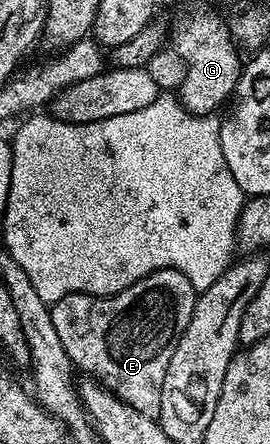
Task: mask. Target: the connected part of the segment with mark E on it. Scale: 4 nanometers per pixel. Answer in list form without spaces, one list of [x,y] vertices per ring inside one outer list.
[[[157,270],[136,284],[124,288],[119,294],[109,294],[107,298],[97,298],[94,294],[69,294],[50,306],[52,324],[68,352],[70,361],[83,375],[102,383],[124,404],[132,404],[136,412],[157,418],[160,412],[160,392],[164,388],[164,372],[168,372],[168,360],[176,352],[188,320],[192,320],[196,291],[194,285],[179,270]]]

